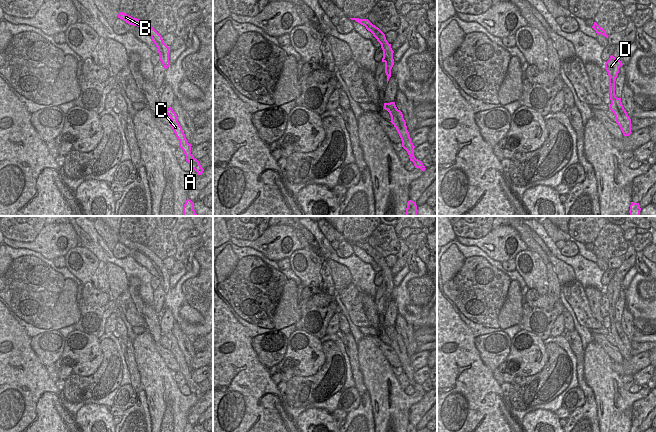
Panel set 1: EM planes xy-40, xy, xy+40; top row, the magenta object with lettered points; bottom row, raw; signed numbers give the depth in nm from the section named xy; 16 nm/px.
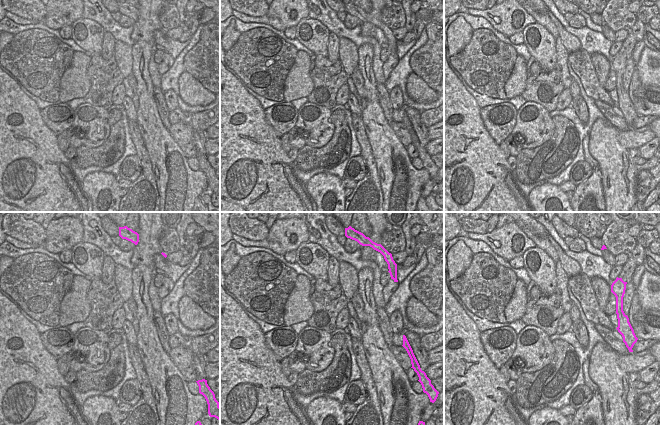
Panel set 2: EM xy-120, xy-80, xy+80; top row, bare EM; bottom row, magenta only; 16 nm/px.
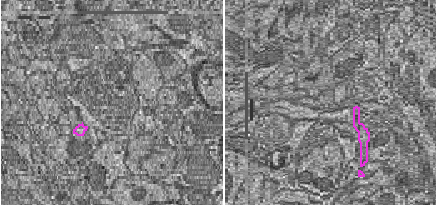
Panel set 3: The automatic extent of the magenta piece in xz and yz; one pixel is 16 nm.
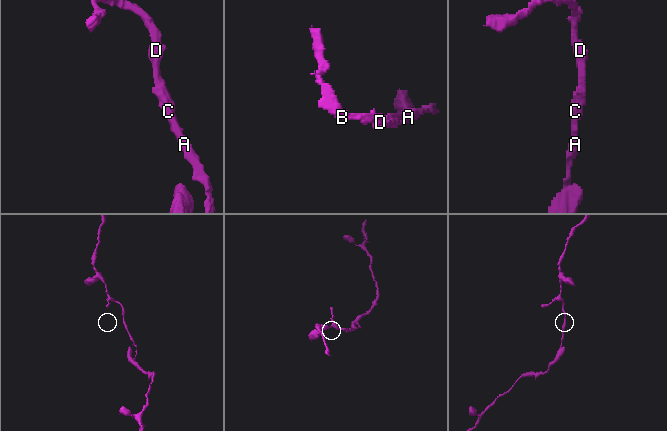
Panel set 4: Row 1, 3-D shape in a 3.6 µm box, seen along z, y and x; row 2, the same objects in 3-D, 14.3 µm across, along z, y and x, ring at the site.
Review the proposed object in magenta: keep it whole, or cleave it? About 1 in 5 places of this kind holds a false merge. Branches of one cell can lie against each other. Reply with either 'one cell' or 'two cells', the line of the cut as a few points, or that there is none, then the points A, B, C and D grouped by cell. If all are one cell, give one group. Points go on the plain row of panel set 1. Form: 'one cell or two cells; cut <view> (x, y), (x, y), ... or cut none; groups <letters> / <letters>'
one cell; cut none; groups A B C D

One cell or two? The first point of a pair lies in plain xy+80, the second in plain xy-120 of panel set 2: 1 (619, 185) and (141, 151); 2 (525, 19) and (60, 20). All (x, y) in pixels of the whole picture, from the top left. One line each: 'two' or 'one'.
1: two
2: one

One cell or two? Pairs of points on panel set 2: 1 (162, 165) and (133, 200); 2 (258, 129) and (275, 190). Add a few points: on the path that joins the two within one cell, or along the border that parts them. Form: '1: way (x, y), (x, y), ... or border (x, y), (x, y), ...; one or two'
1: border (147, 152), (159, 198); two
2: way (260, 144), (263, 175); one

